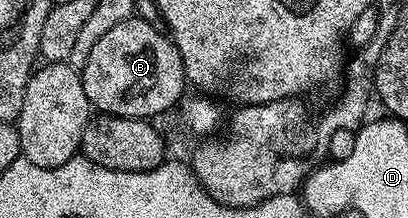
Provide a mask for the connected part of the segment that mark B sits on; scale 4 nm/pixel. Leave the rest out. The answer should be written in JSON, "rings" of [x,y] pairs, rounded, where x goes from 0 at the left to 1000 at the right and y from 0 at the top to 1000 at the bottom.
{"rings":[[[341,83],[277,115],[228,206],[228,243],[218,243],[199,339],[208,445],[235,514],[370,555],[382,541],[377,528],[404,523],[439,450],[451,450],[449,399],[461,394],[461,372],[444,243],[417,156],[390,147],[365,92]]]}

